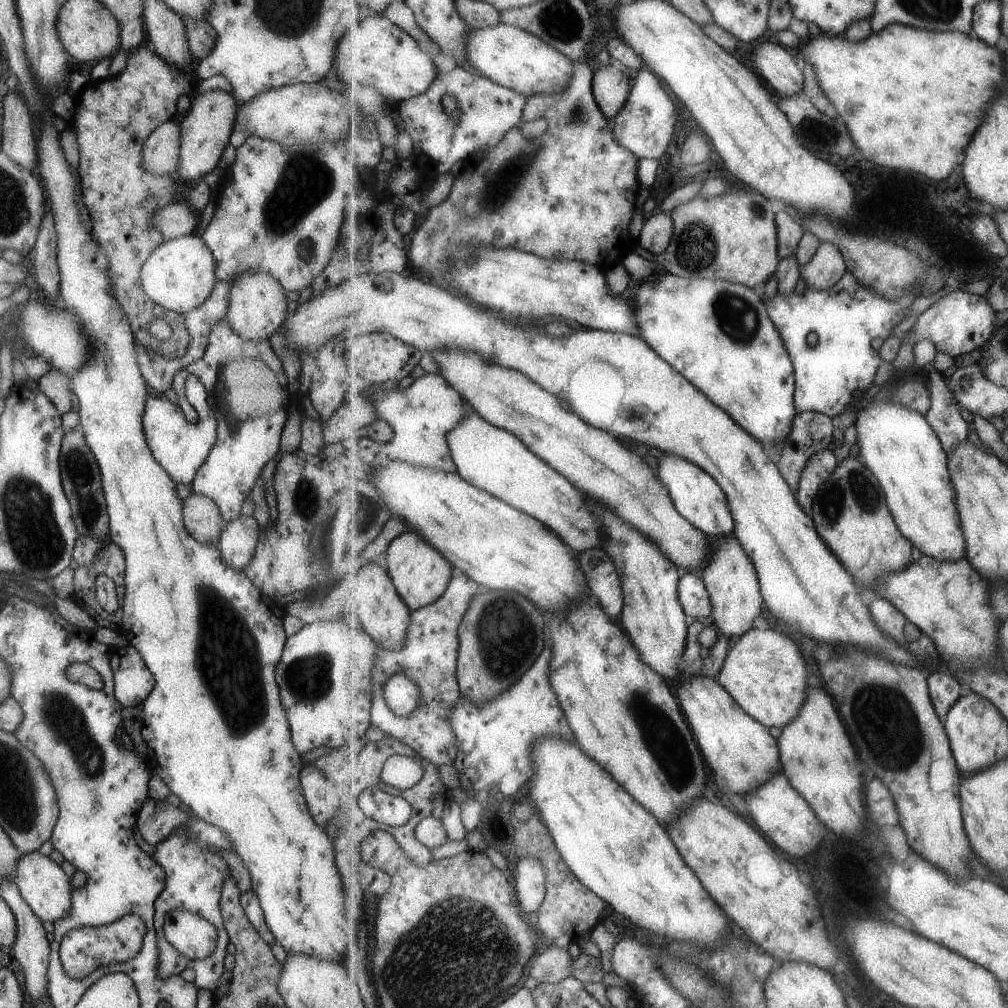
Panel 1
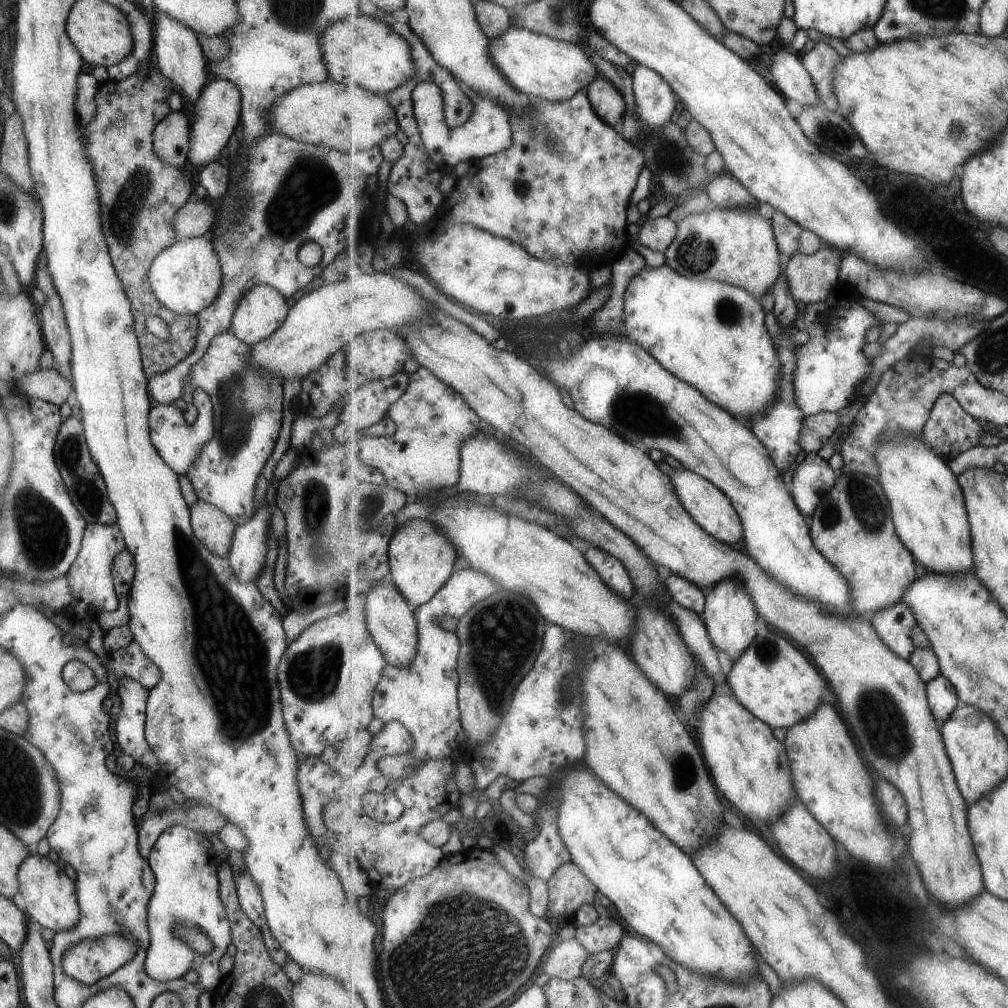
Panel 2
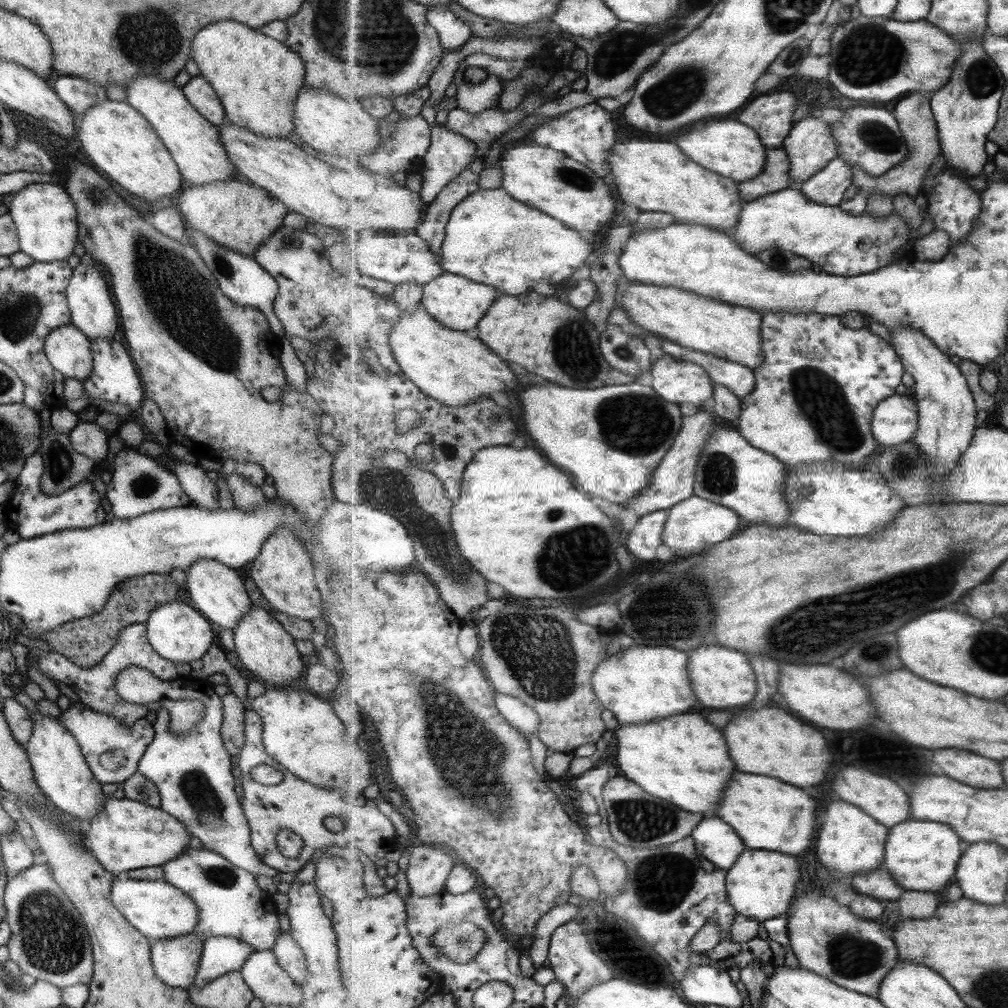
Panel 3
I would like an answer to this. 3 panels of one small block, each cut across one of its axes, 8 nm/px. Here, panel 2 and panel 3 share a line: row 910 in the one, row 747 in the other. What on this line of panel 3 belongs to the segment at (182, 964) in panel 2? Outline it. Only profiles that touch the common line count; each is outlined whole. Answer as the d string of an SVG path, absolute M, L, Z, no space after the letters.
M129 666L117 676L115 682L118 694L127 701L135 702L136 704L148 704L160 699L169 698L172 700L199 700L204 708L203 720L201 720L193 730L177 734L172 731L170 723L170 715L167 708L158 708L157 718L153 724L154 738L148 745L148 749L144 752L140 763L138 764L138 772L142 777L146 778L150 783L153 783L158 788L161 797L161 810L168 812L170 816L174 816L176 820L184 824L196 838L199 838L204 847L217 852L219 855L229 860L237 867L243 868L254 874L265 874L274 878L279 882L277 869L264 864L258 853L251 845L251 831L249 821L244 815L241 799L235 792L235 785L238 779L237 772L232 769L232 756L224 747L224 741L221 735L221 726L223 723L223 702L216 694L206 694L206 687L202 688L195 679L189 675L180 674L178 678L170 681L162 680L152 674L152 671L144 668Z

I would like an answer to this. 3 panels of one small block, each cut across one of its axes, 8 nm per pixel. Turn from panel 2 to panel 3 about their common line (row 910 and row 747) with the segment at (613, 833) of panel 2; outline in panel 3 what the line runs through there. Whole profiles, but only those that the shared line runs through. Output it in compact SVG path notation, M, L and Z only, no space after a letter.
M698 711L646 724L620 724L615 732L618 732L616 735L619 742L616 759L622 775L640 784L649 794L670 800L684 811L706 816L713 815L716 808L724 802L724 794L734 774L738 772L738 766L730 754L726 734L708 722L705 716L698 714Z

